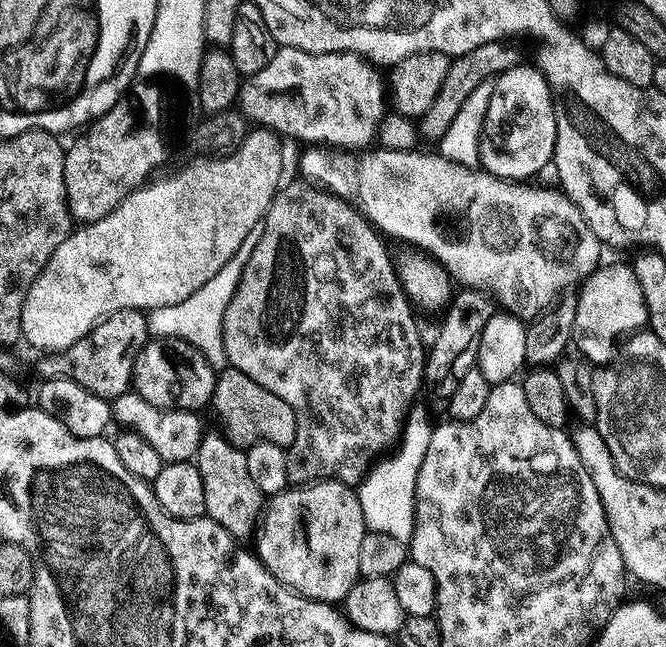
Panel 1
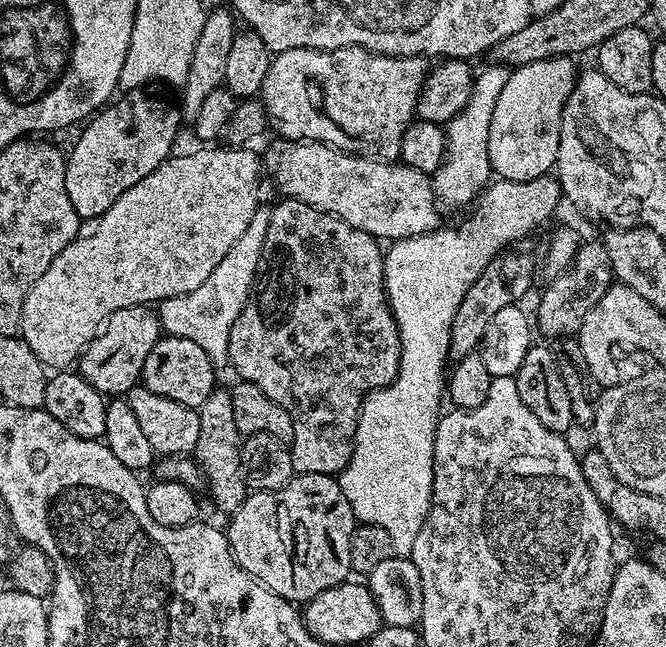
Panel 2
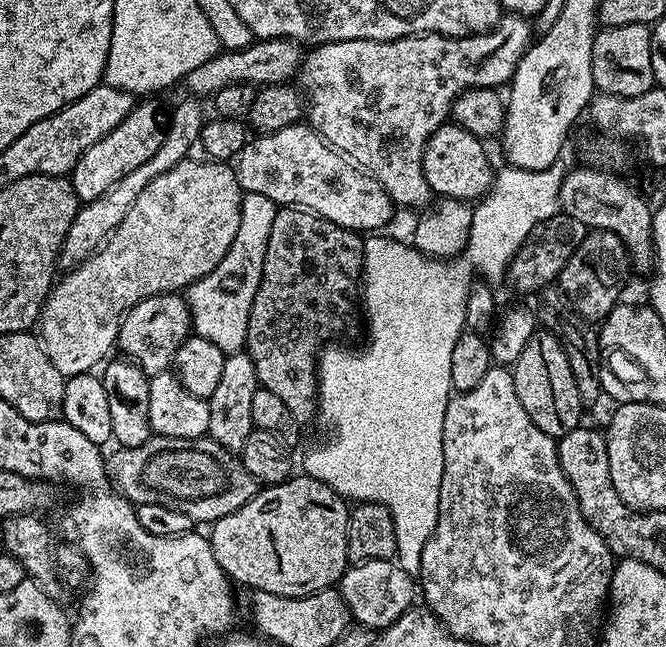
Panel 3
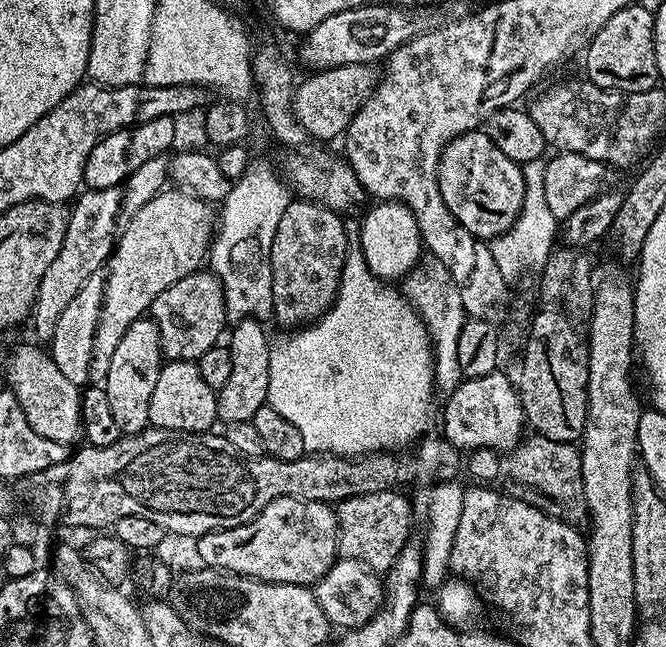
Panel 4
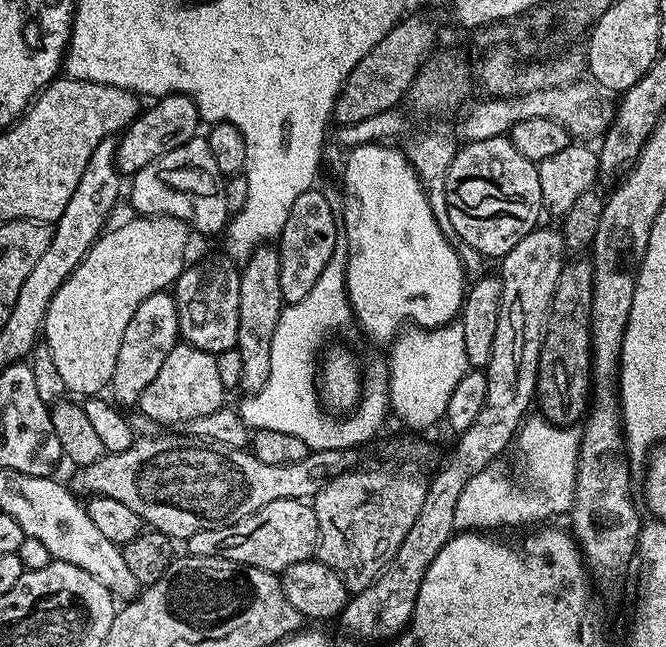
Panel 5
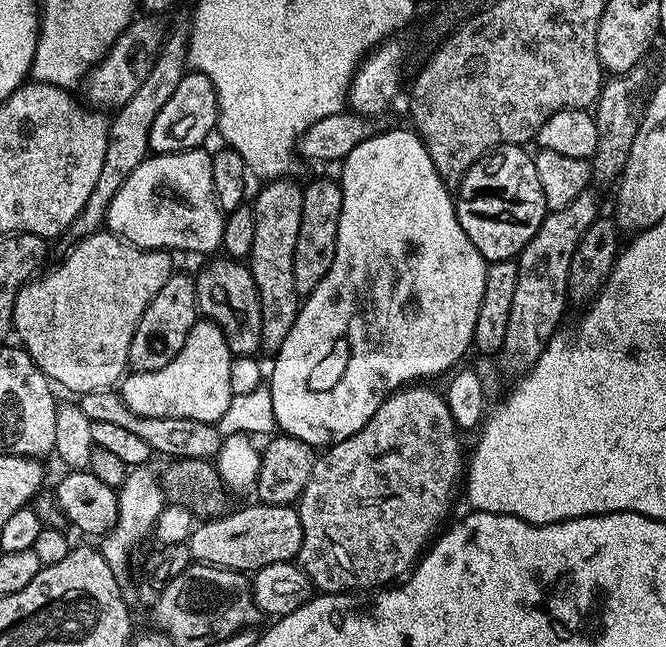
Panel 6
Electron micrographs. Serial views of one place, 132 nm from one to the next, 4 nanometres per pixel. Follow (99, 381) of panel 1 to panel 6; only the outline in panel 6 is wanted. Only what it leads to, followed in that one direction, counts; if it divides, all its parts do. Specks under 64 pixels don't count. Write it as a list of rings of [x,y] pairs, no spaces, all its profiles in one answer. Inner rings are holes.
[[[223,259],[212,260],[200,273],[195,273],[199,315],[205,320],[212,320],[218,330],[222,330],[233,356],[256,356],[261,351],[262,310],[252,269],[247,263]]]

